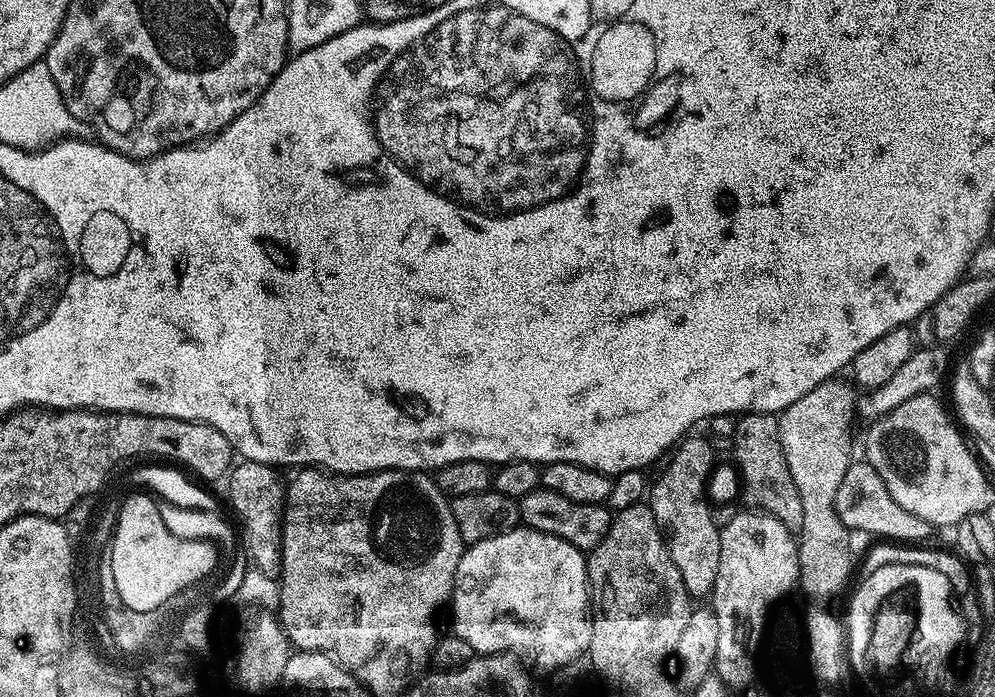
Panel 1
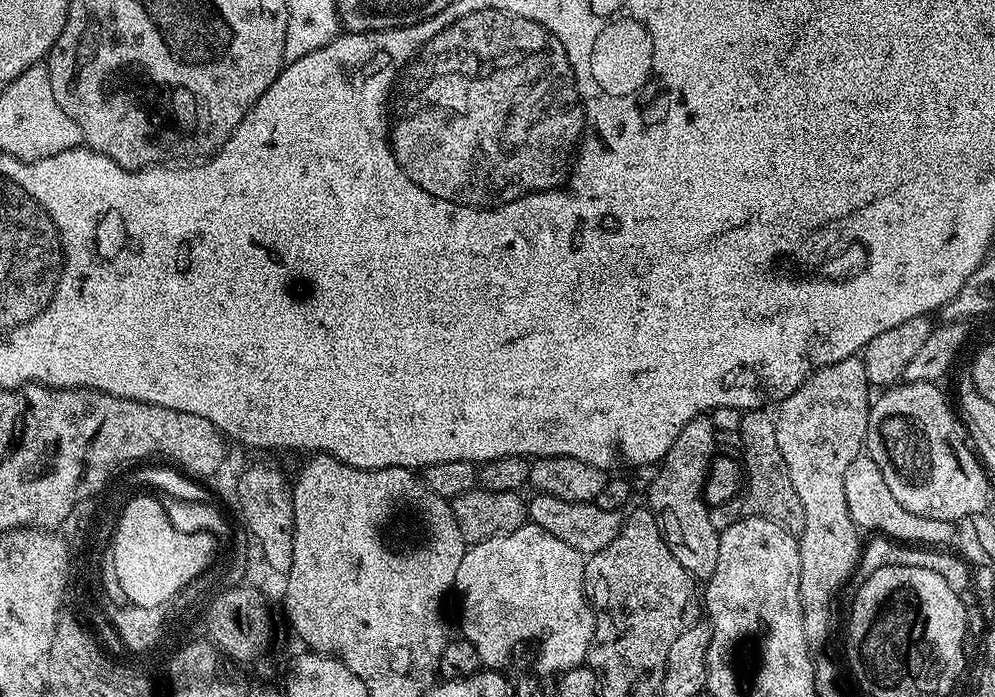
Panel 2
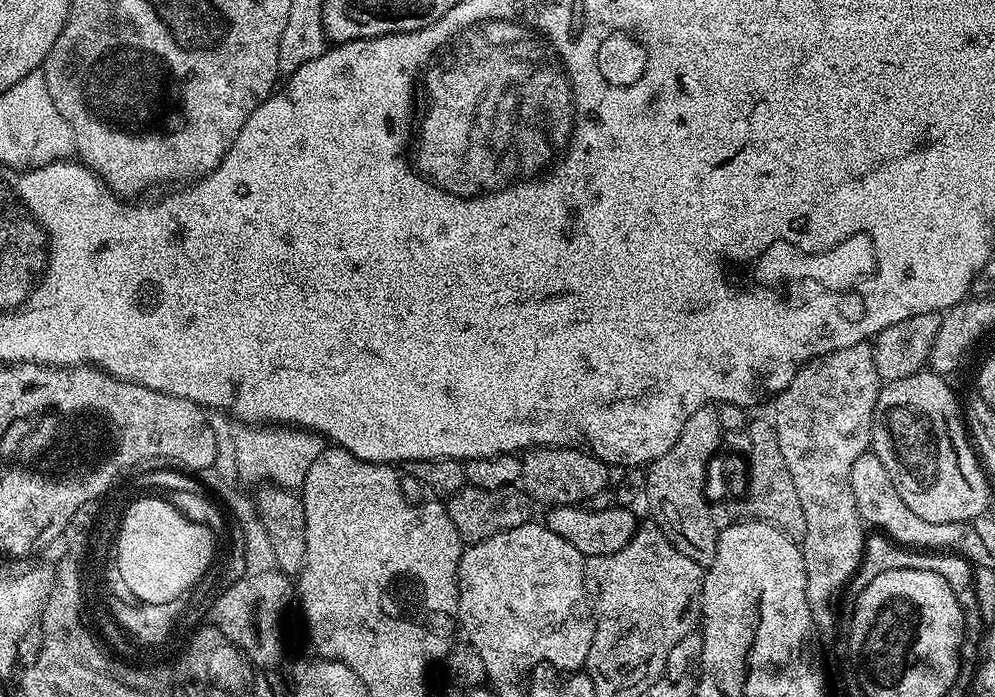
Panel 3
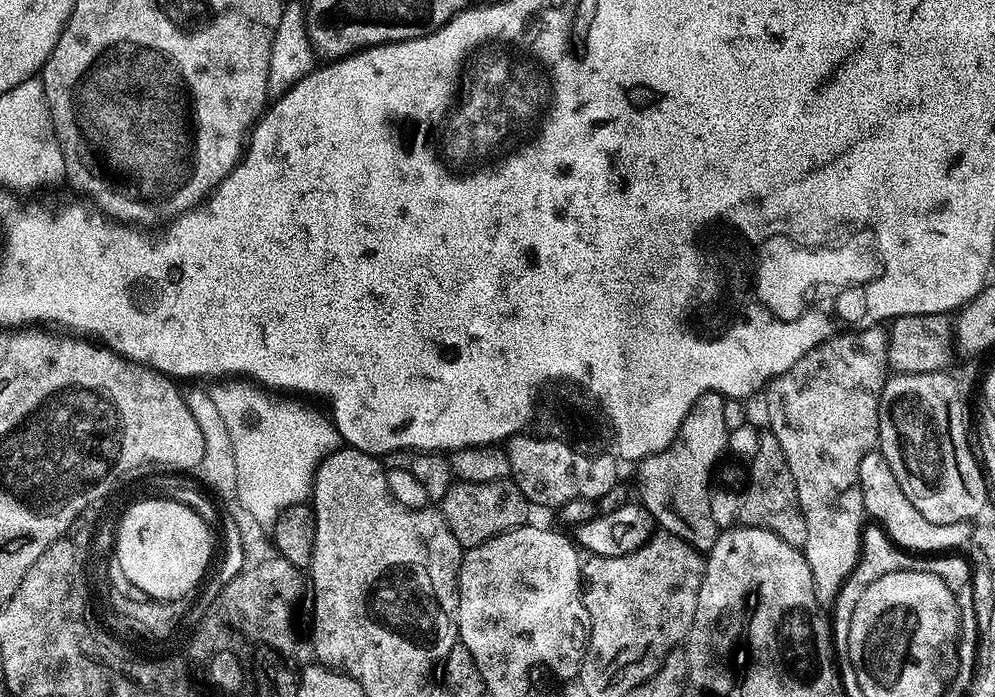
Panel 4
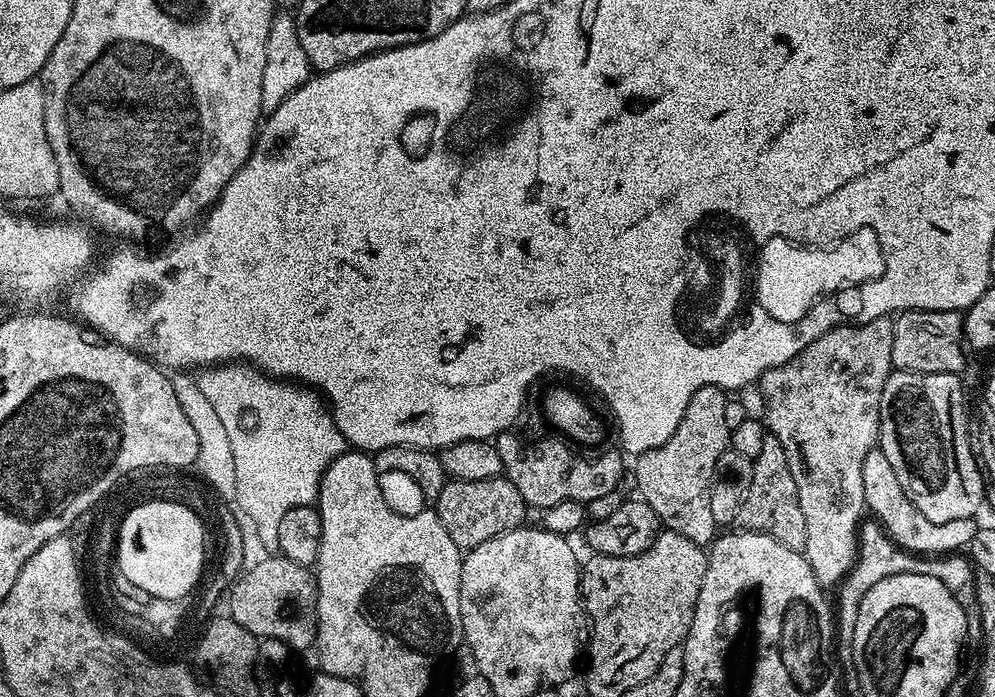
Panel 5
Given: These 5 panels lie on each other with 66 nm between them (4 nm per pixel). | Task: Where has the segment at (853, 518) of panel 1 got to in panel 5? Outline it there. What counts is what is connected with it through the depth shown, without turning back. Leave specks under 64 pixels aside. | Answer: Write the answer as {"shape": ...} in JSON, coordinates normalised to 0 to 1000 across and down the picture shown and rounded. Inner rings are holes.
{"shape":[[[882,640],[876,643],[874,651],[870,651],[870,663],[866,663],[866,703],[871,733],[906,786],[922,795],[957,795],[976,782],[983,756],[982,747],[935,749],[935,743],[928,740],[917,725],[915,714],[911,714],[911,703],[907,703],[907,692],[903,692],[898,669],[894,669],[890,651]]]}

